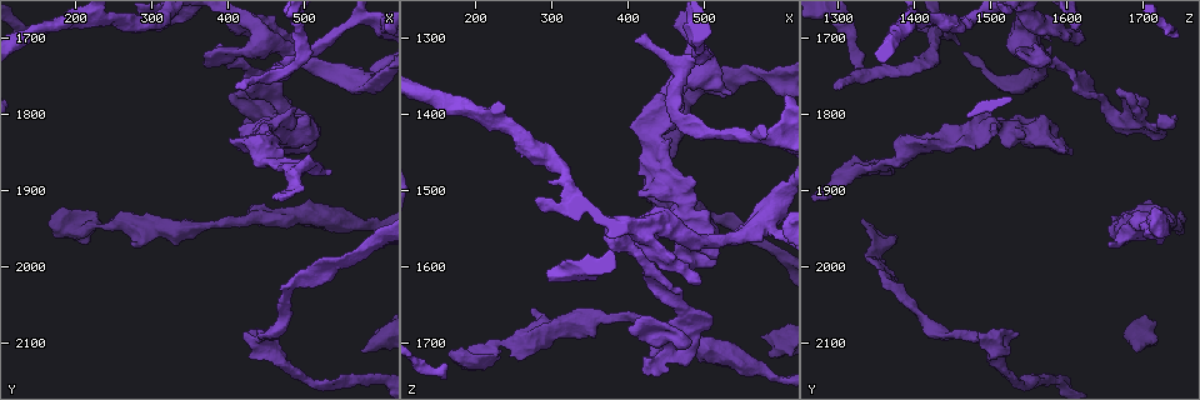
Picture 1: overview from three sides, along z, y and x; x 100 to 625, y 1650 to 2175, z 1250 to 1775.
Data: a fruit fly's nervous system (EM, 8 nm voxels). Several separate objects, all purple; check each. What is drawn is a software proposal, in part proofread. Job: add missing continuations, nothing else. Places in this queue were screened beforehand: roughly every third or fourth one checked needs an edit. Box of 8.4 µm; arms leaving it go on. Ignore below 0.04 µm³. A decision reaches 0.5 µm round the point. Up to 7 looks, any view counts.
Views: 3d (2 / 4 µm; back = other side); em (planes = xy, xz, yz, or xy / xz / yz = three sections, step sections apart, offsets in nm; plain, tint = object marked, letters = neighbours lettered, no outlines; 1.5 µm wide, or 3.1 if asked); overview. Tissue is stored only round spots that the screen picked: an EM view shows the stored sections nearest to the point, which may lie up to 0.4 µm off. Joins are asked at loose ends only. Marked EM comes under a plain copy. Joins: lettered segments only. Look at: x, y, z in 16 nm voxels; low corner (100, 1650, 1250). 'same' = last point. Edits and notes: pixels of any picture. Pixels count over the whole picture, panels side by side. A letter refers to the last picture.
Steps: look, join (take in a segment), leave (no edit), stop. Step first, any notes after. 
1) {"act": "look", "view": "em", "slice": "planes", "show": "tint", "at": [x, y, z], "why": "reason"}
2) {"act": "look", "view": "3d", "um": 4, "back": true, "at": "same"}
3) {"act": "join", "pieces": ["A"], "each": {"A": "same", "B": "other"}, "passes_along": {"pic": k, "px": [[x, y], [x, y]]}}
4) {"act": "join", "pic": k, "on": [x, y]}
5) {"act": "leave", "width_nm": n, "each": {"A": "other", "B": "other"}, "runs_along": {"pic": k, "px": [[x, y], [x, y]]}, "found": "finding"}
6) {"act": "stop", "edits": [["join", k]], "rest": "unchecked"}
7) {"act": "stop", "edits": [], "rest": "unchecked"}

{"act": "look", "view": "3d", "um": 4, "at": [270, 1970, 1660], "why": "branch stops here"}

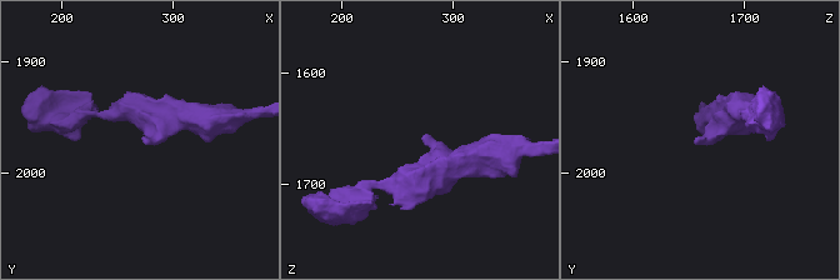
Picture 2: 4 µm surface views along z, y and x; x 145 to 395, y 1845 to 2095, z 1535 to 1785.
{"act": "look", "view": "em", "slice": "xy", "step": 8, "show": "letters", "at": [274, 1970, 1654], "why": "shape alone is not enough"}

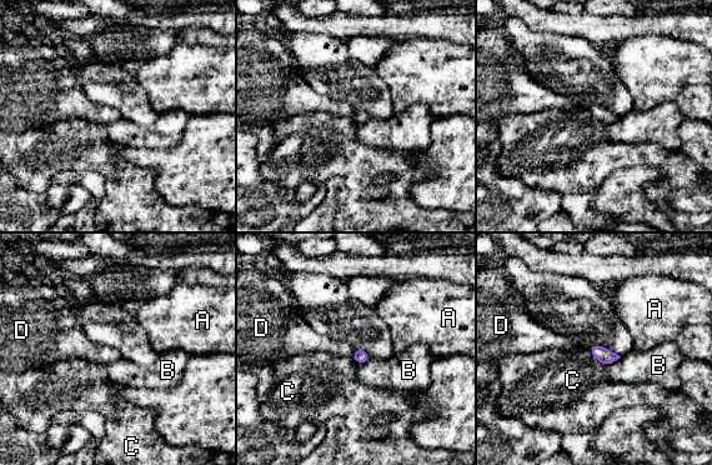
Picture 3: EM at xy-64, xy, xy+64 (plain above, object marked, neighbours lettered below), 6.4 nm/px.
{"act": "look", "view": "em", "slice": "planes", "show": "letters", "at": "same", "why": "another direction"}

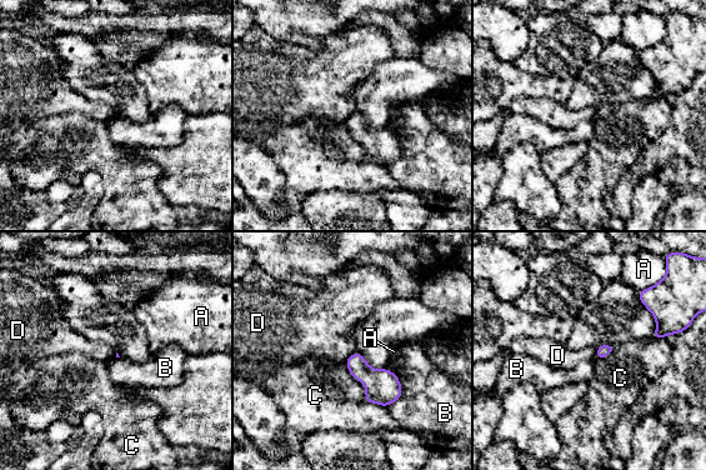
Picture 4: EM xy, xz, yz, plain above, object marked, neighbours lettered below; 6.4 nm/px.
{"act": "leave", "longest_contact_nm": ["C", 400], "each": {"A": "other", "B": "other", "C": "other", "D": "other"}, "border": {"pic": 4, "px": [[354, 351], [345, 361]]}, "found": "none of them fits"}

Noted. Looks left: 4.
{"act": "look", "view": "em", "slice": "xz", "step": 4, "show": "letters", "at": [475, 1790, 1480]}

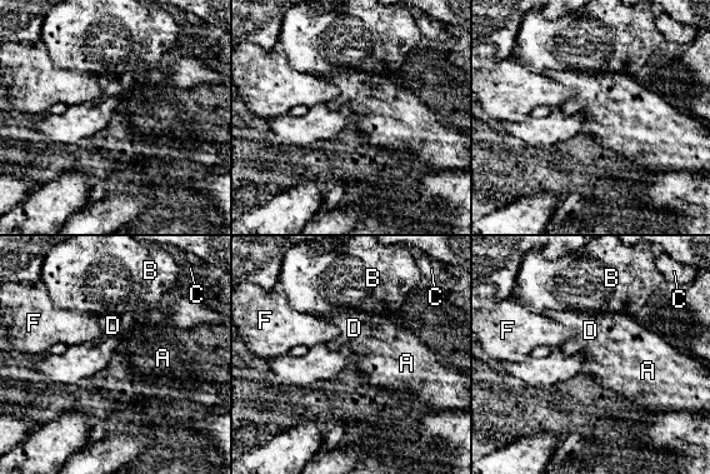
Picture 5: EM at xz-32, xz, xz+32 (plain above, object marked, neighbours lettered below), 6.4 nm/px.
{"act": "look", "view": "em", "slice": "planes", "show": "letters", "at": "same"}

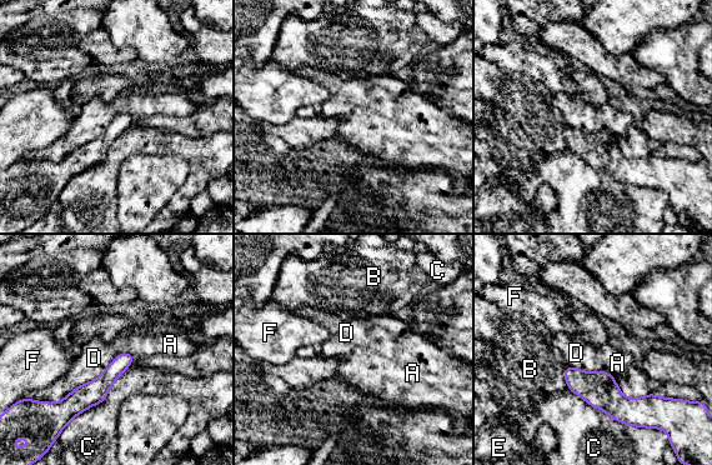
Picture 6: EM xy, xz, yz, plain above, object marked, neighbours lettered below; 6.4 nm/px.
{"act": "leave", "each": {"A": "other", "B": "other", "C": "other", "D": "other", "E": "other", "F": "other"}, "border": {"pic": 6, "px": [[563, 366], [563, 378], [567, 386]]}, "found": "no lettered segment goes on from it"}

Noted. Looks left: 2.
{"act": "look", "view": "em", "slice": "planes", "show": "letters", "at": [535, 1875, 1375], "why": "free end"}

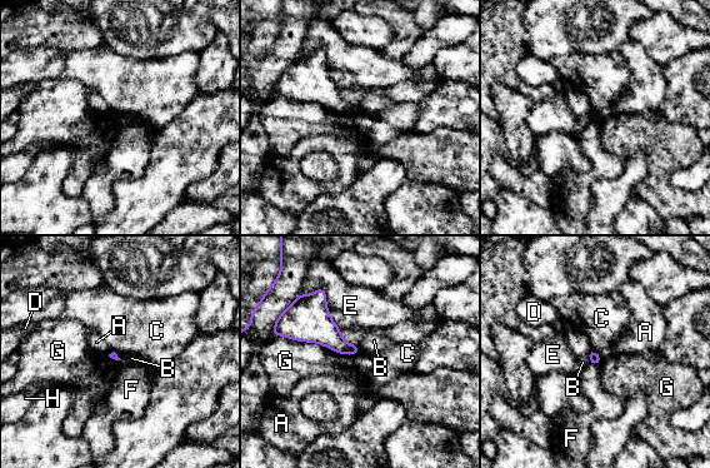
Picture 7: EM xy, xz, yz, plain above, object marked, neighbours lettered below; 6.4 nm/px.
{"act": "leave", "each": {"A": "other", "B": "other", "C": "other", "D": "other", "E": "other", "F": "other", "G": "other", "H": "other"}, "found": "none of them fits"}

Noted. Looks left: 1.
{"act": "stop", "edits": [], "rest": "unchecked"}

